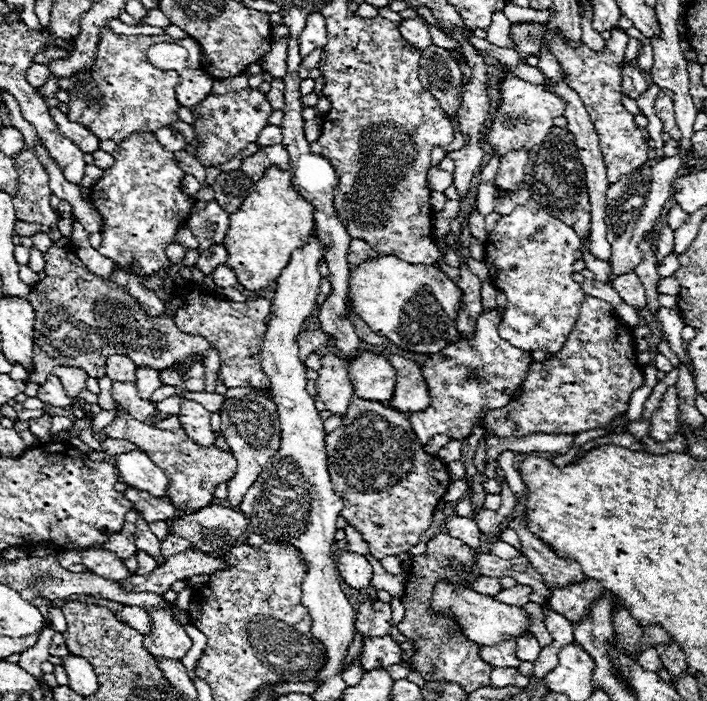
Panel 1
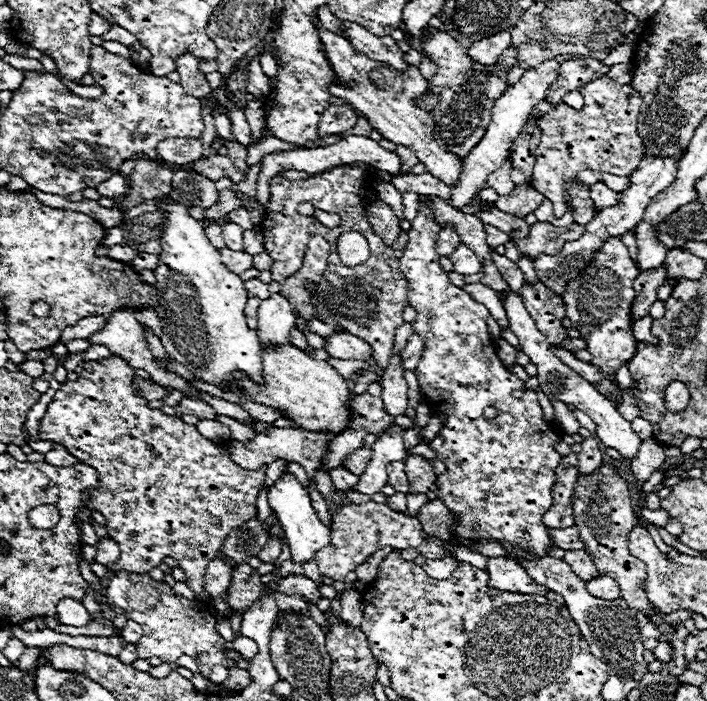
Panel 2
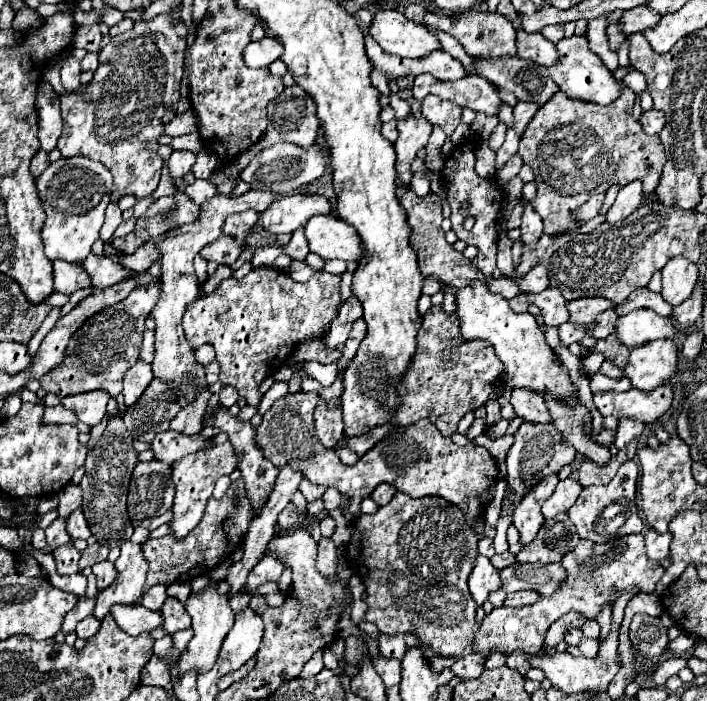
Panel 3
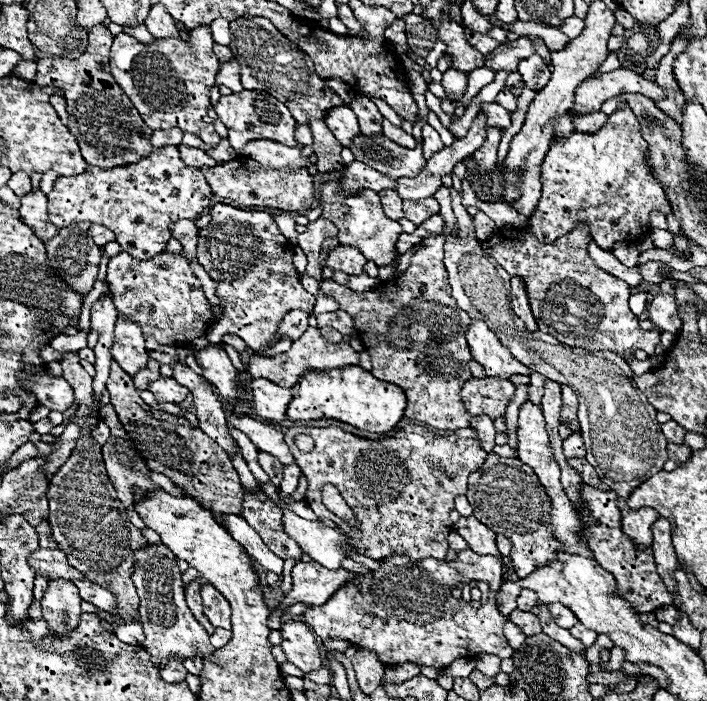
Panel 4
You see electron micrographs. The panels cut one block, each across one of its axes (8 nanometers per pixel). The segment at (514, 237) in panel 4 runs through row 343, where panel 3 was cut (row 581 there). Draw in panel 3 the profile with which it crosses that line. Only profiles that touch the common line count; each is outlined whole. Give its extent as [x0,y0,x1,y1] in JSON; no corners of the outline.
[472,534,664,658]

